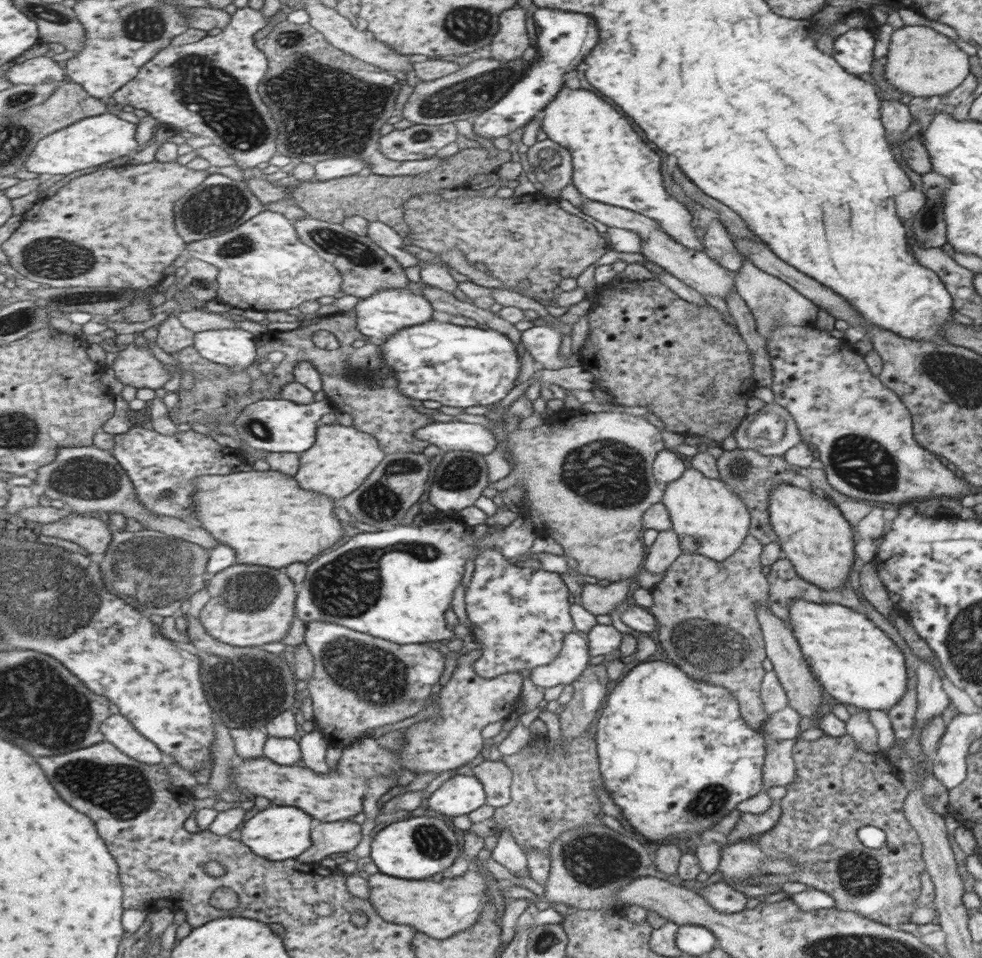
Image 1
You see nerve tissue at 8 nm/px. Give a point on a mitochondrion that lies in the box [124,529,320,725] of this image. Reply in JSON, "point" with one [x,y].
{"point":[244,594]}

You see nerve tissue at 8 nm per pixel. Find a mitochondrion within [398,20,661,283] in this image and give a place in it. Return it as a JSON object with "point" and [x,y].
{"point":[467,94]}

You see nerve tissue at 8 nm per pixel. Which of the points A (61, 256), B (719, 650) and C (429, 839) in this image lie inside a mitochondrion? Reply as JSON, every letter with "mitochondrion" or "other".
{"A":"mitochondrion","B":"mitochondrion","C":"mitochondrion"}

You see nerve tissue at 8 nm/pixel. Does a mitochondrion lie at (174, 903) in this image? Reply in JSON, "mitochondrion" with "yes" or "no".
{"mitochondrion":"no"}

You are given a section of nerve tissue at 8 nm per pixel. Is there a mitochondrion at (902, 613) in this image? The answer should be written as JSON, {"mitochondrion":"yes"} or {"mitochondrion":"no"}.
{"mitochondrion":"no"}

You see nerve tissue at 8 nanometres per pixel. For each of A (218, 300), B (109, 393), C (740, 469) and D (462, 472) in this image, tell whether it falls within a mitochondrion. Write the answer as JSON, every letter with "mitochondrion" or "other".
{"A":"other","B":"other","C":"mitochondrion","D":"mitochondrion"}

